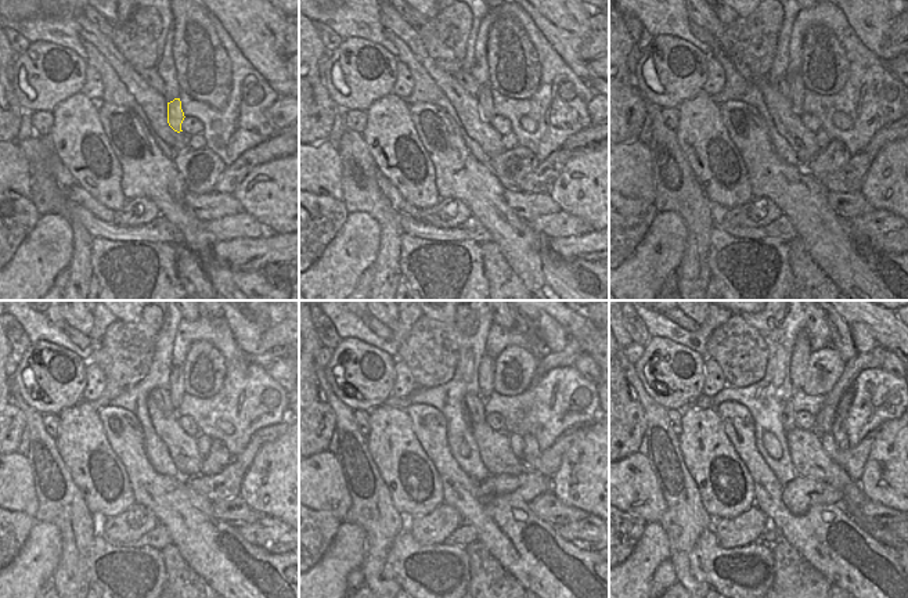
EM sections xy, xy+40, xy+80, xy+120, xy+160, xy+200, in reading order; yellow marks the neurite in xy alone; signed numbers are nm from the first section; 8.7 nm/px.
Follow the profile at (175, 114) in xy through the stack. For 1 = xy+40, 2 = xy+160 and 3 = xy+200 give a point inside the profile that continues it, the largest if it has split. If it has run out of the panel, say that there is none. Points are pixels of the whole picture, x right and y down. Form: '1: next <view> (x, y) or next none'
1: next xy+40 (486, 105)
2: next xy+160 (487, 364)
3: next xy+200 (802, 349)

